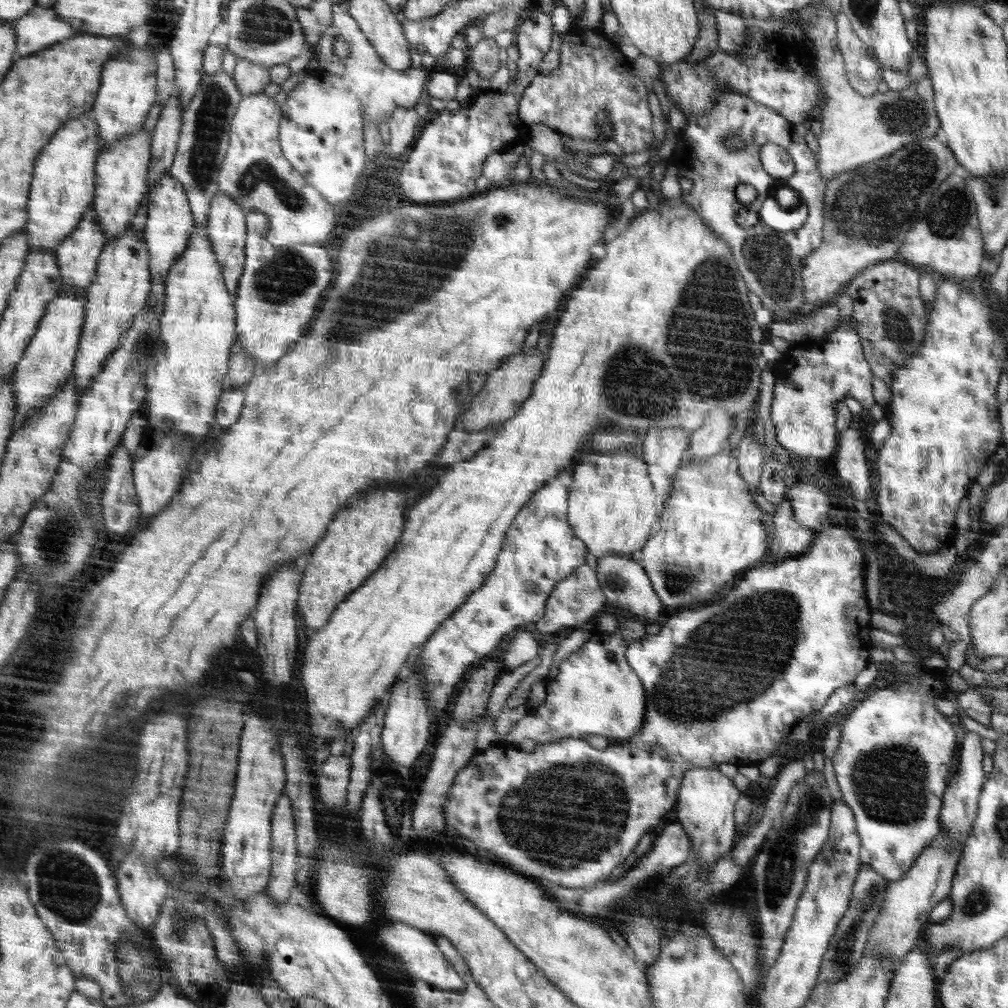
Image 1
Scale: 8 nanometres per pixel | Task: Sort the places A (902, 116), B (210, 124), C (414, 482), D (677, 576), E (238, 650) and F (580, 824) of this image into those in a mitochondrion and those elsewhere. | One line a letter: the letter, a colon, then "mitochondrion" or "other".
A: mitochondrion
B: mitochondrion
C: other
D: mitochondrion
E: other
F: mitochondrion

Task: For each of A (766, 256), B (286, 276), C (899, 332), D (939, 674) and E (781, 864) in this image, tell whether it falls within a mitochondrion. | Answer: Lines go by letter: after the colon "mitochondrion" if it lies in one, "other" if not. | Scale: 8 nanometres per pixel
A: mitochondrion
B: mitochondrion
C: mitochondrion
D: other
E: mitochondrion

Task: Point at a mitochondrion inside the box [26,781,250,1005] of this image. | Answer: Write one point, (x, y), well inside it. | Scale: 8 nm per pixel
(68, 885)

